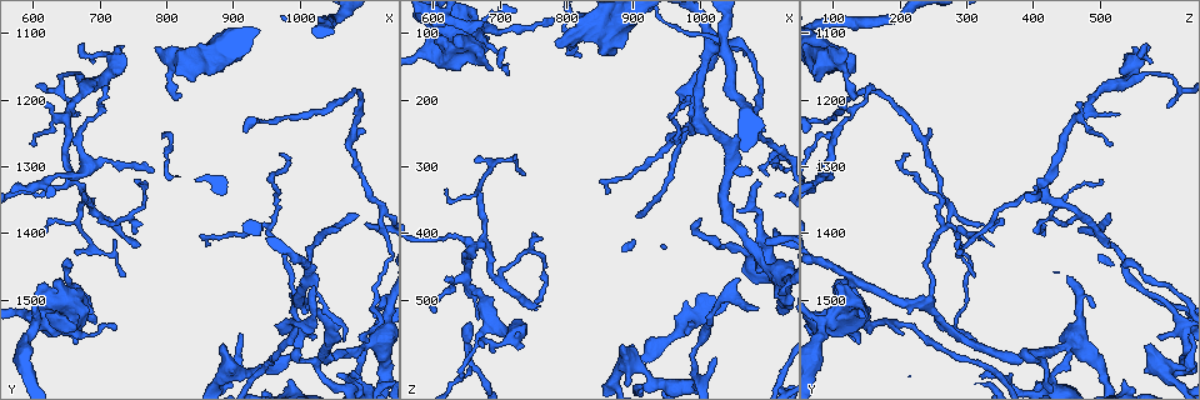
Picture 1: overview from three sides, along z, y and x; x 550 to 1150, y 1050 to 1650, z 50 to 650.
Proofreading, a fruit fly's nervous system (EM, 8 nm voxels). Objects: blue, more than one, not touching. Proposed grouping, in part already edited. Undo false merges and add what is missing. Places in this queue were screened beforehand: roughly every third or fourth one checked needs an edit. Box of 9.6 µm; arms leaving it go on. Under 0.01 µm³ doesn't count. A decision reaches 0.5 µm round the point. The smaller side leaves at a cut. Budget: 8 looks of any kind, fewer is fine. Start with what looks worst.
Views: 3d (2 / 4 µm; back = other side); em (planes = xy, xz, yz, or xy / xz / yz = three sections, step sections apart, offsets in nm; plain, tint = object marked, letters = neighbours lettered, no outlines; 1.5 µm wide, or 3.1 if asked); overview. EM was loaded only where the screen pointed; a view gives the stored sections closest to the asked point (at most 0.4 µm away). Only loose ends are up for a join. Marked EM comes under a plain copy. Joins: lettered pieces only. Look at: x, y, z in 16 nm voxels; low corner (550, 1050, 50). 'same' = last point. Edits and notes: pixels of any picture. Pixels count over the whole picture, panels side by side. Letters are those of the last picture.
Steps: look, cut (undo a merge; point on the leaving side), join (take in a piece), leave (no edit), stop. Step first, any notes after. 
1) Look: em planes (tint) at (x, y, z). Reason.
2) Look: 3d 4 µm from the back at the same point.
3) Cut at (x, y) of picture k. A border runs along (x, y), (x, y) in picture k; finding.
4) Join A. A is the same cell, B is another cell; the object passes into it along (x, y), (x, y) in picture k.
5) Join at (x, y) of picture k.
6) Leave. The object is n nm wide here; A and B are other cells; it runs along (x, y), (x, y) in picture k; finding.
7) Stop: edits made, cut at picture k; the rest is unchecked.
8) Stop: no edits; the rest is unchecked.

Look: em xz step 4 (letters) at (755, 1420, 505). An open end.

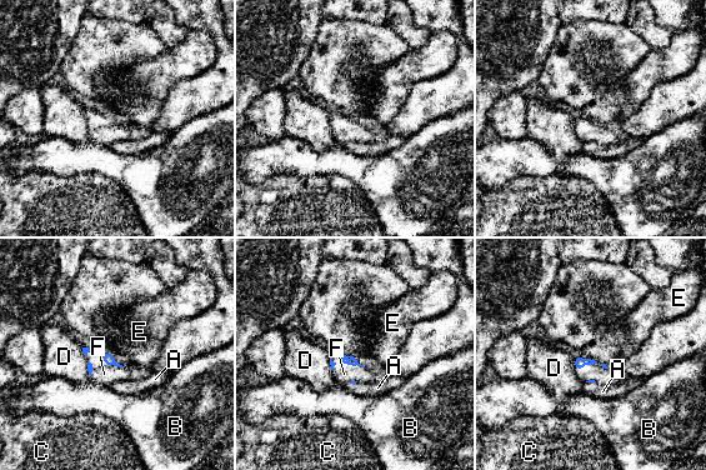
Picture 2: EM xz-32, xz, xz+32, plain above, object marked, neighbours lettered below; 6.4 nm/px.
Look: em planes (letters) at the same point. Cut it another way.

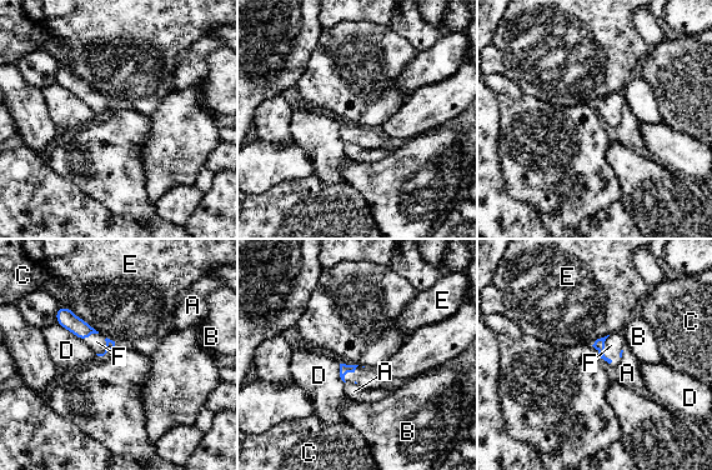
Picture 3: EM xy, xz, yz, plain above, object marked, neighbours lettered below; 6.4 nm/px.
Join F. F is the same cell, A, B, C, D and E are other cells; the object passes into it along (598, 344), (603, 350), (615, 343) in picture 3; it goes on there.

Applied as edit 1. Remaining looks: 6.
Look: em yz step 4 (tint) at (690, 1170, 535). Three-way junction.

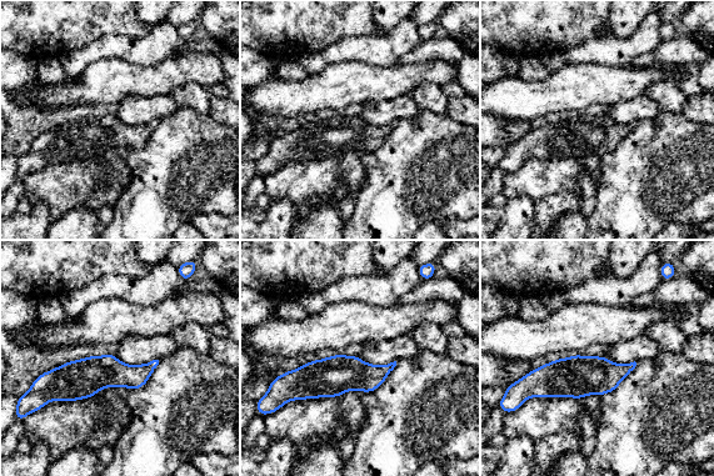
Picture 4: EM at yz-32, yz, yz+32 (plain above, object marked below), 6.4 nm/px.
Look: em planes (letters) at the same point.

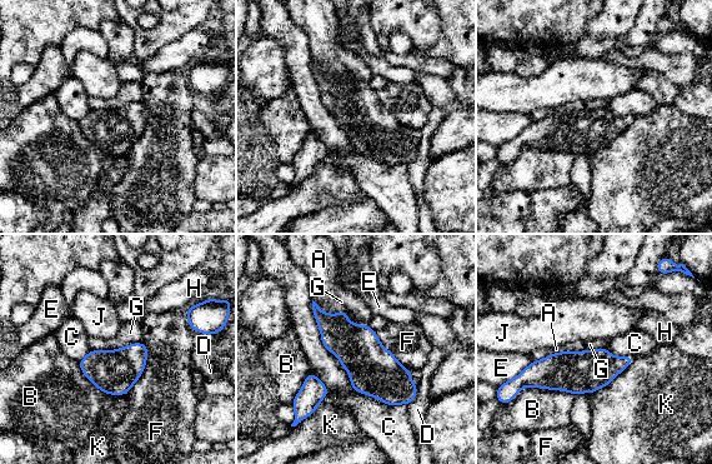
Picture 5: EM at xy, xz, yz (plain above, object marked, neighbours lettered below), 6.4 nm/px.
Leave. A, B, C, D, E, F, G, H, J and K are other cells; a border runs along (141, 340), (115, 349), (91, 350) in picture 5; one neuron here.

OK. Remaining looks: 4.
Look: em planes (letters) at (815, 1195, 135). Branch stops here.

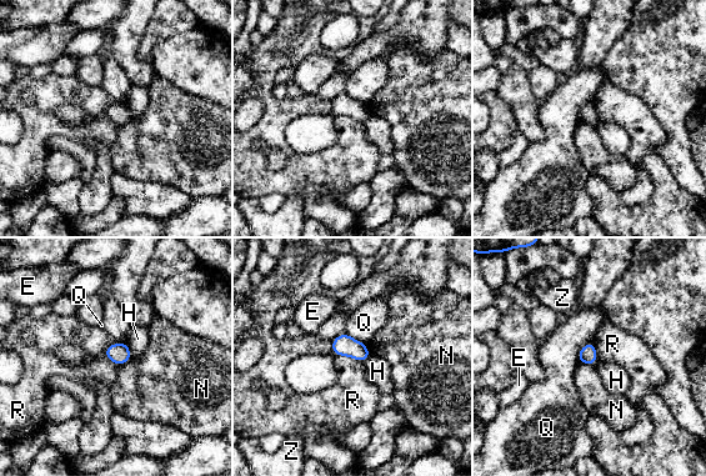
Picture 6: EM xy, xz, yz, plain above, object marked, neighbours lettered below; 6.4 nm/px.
Leave. E, H, N, Q, R and Z are other cells; no lettered piece goes on from it.

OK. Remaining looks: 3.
Stop: edits made, join at picture 3; the rest is unchecked.

